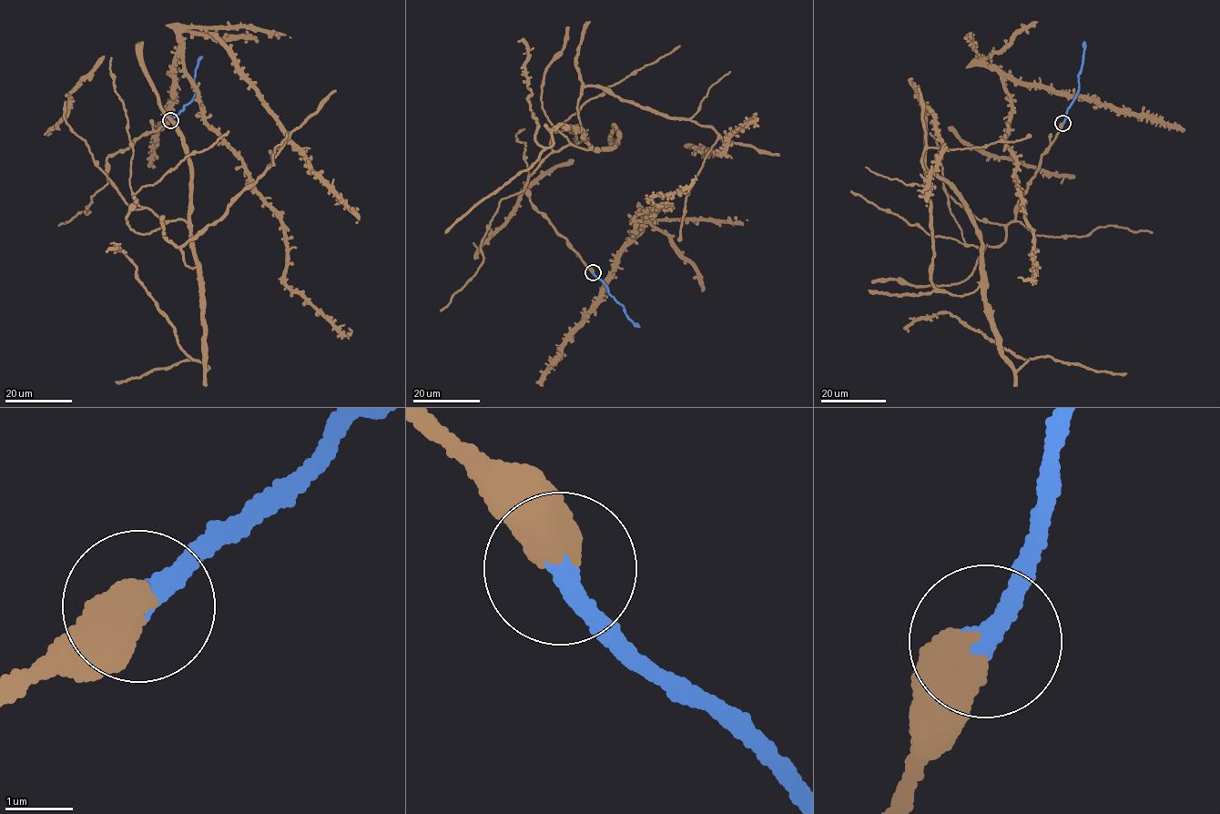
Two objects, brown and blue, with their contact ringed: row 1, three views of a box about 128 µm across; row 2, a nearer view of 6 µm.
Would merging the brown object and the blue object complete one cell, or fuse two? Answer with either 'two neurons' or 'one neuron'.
one neuron

